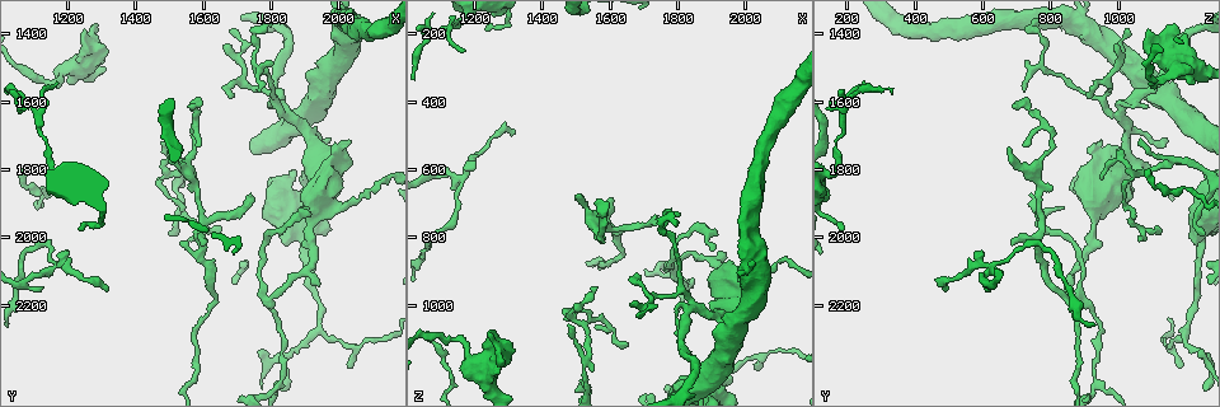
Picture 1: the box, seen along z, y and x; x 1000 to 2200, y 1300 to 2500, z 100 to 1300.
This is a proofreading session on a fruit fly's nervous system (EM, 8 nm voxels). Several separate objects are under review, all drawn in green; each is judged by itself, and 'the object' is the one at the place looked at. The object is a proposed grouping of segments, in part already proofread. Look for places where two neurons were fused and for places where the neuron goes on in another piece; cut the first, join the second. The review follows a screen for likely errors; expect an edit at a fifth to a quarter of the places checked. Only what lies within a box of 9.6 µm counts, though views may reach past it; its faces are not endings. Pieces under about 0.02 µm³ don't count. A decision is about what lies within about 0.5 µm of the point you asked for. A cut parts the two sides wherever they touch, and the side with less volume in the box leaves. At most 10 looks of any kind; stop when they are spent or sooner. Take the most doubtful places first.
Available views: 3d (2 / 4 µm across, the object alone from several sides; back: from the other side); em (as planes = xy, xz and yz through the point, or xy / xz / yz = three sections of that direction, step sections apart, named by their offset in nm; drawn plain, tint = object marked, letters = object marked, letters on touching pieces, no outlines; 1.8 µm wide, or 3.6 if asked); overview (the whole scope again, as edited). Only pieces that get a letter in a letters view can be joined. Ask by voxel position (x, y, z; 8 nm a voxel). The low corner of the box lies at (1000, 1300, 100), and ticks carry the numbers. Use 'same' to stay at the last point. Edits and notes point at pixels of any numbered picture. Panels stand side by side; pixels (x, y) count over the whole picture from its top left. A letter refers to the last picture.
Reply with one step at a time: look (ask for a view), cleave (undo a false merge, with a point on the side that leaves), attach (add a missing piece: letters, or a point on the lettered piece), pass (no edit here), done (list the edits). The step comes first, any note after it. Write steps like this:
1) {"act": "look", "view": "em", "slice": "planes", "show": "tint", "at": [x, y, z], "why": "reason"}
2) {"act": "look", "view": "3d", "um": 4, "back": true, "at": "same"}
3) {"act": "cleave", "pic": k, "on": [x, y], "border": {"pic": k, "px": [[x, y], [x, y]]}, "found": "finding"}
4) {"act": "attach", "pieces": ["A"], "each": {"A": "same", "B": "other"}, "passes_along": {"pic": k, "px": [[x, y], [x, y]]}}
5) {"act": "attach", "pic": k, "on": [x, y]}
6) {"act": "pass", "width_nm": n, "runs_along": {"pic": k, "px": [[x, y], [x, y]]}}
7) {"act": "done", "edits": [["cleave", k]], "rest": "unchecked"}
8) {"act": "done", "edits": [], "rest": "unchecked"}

{"act": "look", "view": "3d", "um": 4, "back": true, "at": [1170, 2090, 610], "why": "branch point"}

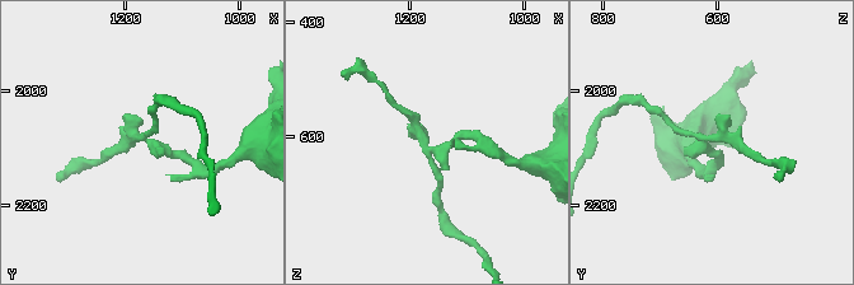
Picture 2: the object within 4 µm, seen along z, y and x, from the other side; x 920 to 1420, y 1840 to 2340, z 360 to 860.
{"act": "look", "view": "em", "slice": "xz", "step": 4, "show": "plain", "at": [1170, 2080, 620], "why": "now the EM"}

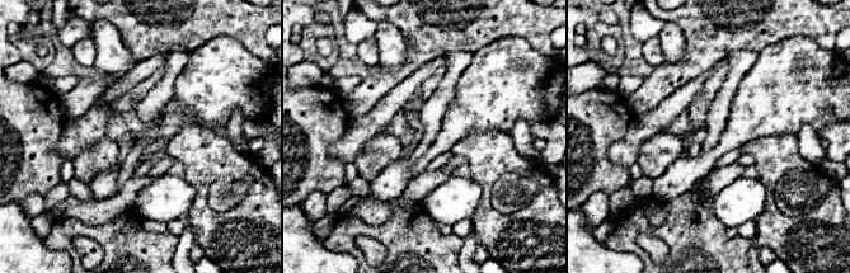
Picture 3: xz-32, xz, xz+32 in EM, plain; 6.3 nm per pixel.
{"act": "look", "view": "em", "slice": "xz", "step": 4, "show": "letters", "at": "same"}

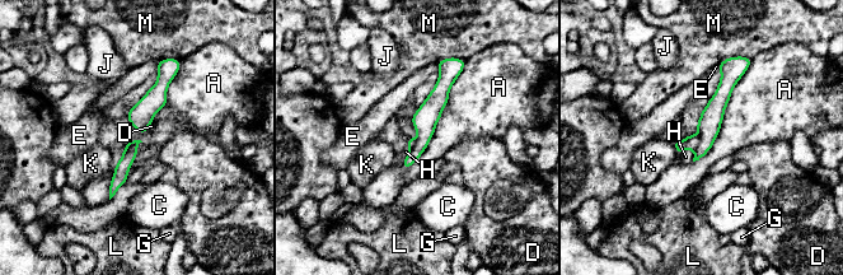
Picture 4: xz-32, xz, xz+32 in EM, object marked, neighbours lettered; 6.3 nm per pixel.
{"act": "cleave", "pic": 4, "on": [708, 125], "each": {"A": "other", "C": "other", "D": "other", "E": "other", "G": "other", "H": "other", "J": "other", "K": "other", "L": "other", "M": "other"}, "border": {"pic": 4, "px": [[698, 135], [698, 145], [694, 150]]}, "found": "a second neuron is stuck on"}

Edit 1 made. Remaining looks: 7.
{"act": "look", "view": "em", "um": 3.6, "slice": "yz", "step": 16, "show": "letters", "at": [1510, 1730, 670], "why": "thin end"}

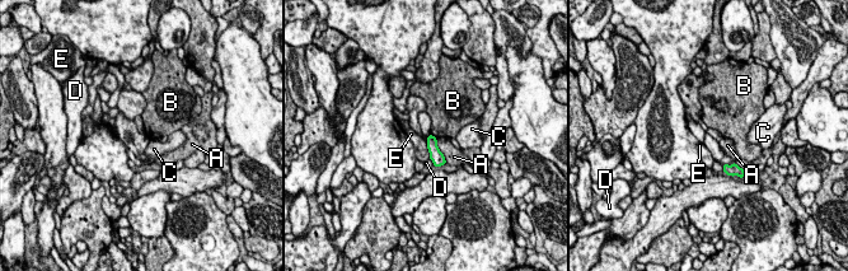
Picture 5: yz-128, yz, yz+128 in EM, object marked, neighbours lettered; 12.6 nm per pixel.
{"act": "pass", "each": {"A": "other", "B": "other", "C": "other", "D": "other", "E": "other"}, "border": {"pic": 5, "px": [[721, 166], [724, 172]]}, "found": "no lettered piece goes on from it"}

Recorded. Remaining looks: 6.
{"act": "look", "view": "em", "slice": "planes", "show": "tint", "at": [1740, 1880, 730]}

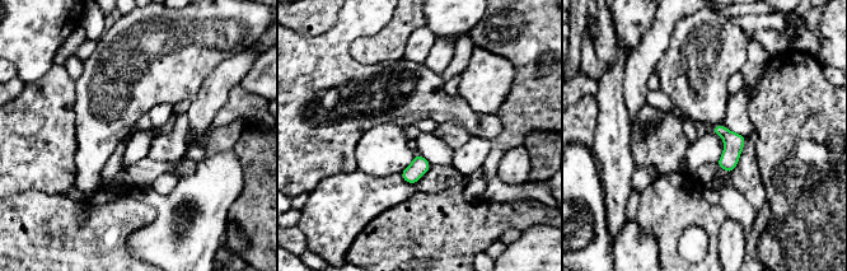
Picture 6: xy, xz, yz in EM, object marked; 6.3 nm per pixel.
{"act": "look", "view": "em", "slice": "planes", "show": "letters", "at": "same", "why": "see the neighbours"}

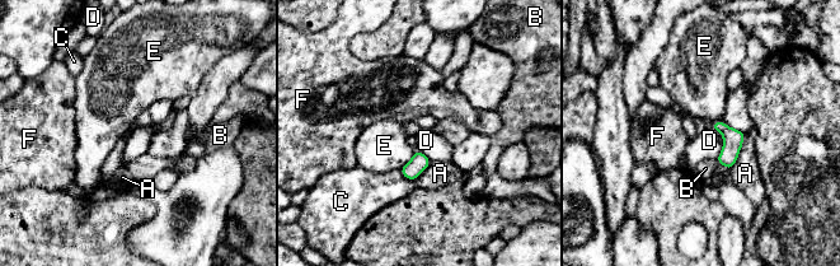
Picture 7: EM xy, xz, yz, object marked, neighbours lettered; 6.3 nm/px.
{"act": "attach", "pieces": ["B"], "width_nm": 90, "each": {"A": "other", "B": "same", "C": "other", "D": "other", "E": "other", "F": "other"}, "found": "it goes on there"}

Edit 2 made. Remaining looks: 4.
{"act": "look", "view": "em", "slice": "planes", "show": "tint", "at": [1820, 2430, 930], "why": "sharp bend"}

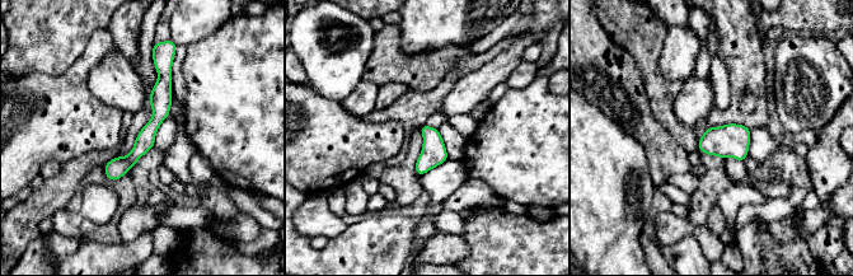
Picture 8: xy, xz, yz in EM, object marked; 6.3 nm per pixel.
{"act": "look", "view": "em", "slice": "planes", "show": "letters", "at": "same", "why": "what lies round it"}

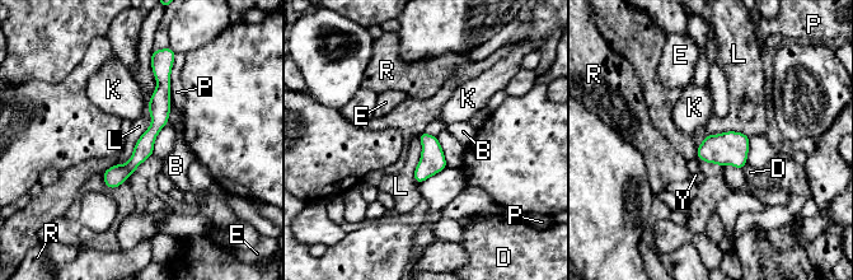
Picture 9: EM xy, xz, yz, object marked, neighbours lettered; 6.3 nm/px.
{"act": "pass", "each": {"B": "other", "D": "other", "E": "other", "K": "other", "L": "other", "P": "other", "R": "other", "Y": "other"}, "found": "continuous, no second neuron"}

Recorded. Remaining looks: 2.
{"act": "done", "edits": [["cleave", 4], ["attach", 7]], "rest": "unchecked"}

